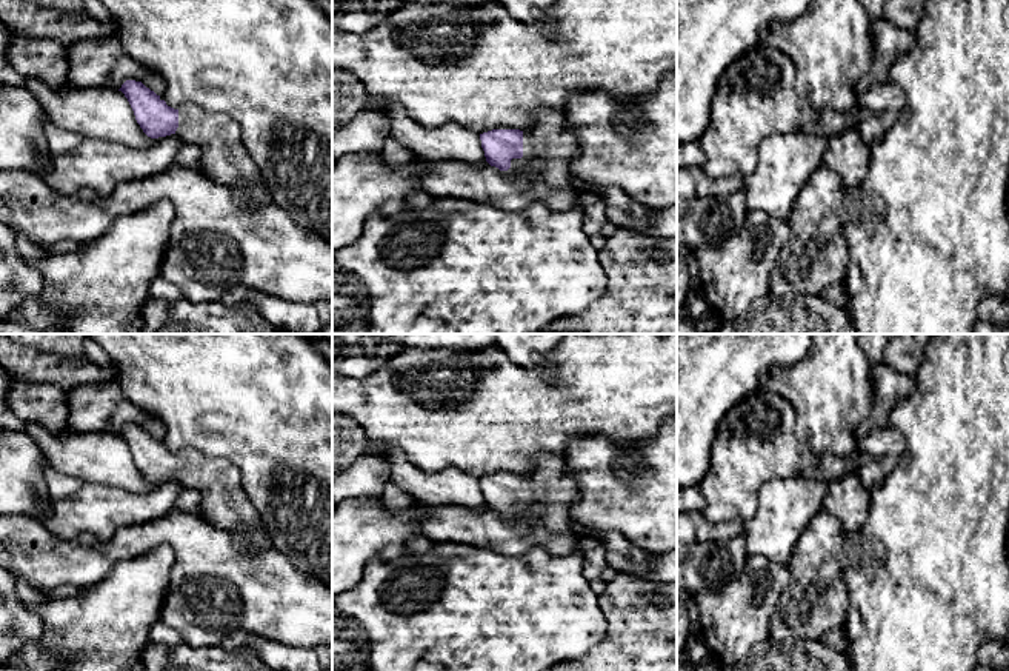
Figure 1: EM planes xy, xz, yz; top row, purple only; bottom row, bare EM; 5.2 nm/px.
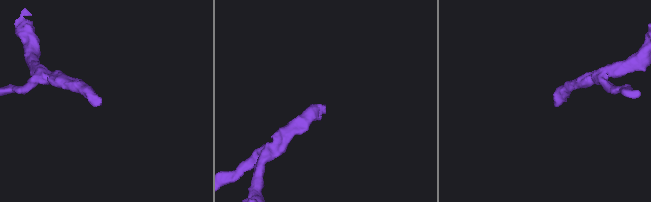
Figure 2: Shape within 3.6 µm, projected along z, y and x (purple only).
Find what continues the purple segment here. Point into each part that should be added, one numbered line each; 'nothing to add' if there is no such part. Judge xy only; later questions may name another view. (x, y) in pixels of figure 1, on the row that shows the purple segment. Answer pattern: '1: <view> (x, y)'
1: xy (223, 157)

